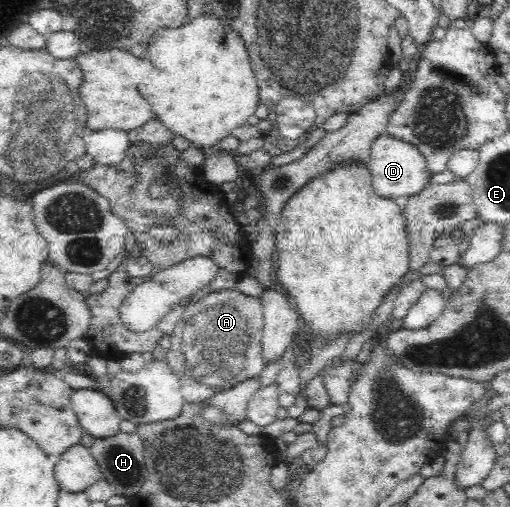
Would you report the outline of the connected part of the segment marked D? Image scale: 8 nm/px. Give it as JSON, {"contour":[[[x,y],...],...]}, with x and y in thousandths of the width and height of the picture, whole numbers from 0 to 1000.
{"contour":[[[751,262],[729,282],[725,320],[729,365],[745,389],[775,393],[782,385],[812,385],[829,375],[847,347],[831,306],[810,286],[763,262]]]}

